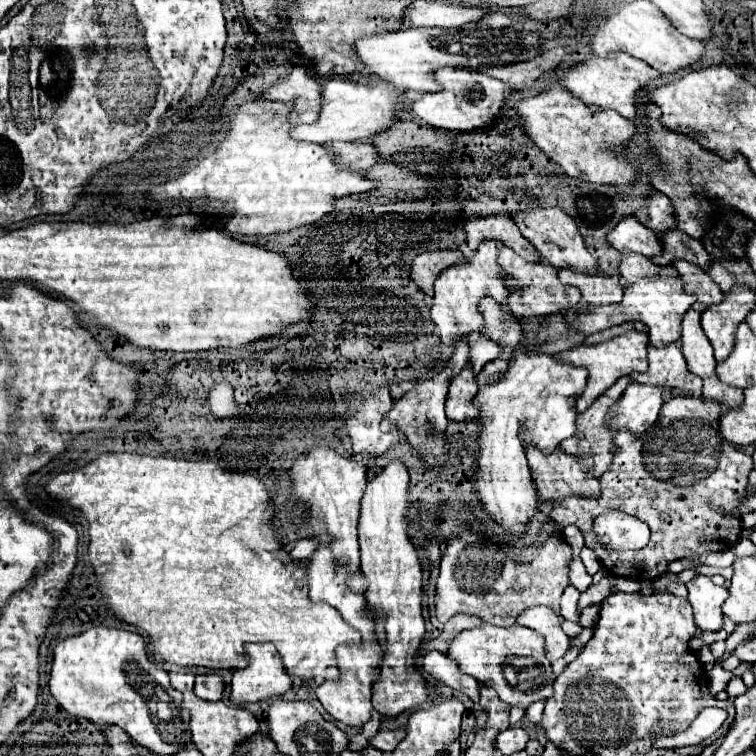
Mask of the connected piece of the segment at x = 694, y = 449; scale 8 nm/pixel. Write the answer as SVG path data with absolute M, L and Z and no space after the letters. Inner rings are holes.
M671 397L671 399L673 401L667 401L663 405L659 419L649 433L643 433L641 437L631 435L629 431L614 433L613 461L605 471L605 475L599 477L599 483L601 483L599 499L571 497L561 503L555 503L551 511L551 519L557 523L559 529L567 525L575 525L581 529L581 533L585 535L587 547L597 553L605 569L611 571L611 575L615 577L653 581L653 579L659 579L663 573L667 573L673 561L683 559L689 553L693 553L693 557L701 557L707 553L731 549L741 537L741 513L737 509L737 503L745 497L747 475L753 469L753 459L743 451L739 451L737 447L729 445L725 437L721 437L719 419L723 415L723 407L719 403L713 403L713 401L703 403L703 399L695 399L695 397ZM613 509L633 515L649 525L651 541L647 543L645 549L617 553L617 551L607 551L595 541L593 519Z

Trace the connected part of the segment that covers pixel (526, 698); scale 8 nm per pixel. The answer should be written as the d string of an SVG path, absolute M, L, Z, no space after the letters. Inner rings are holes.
M485 623L483 627L471 629L471 631L461 631L449 645L447 657L455 659L459 663L461 673L467 673L471 677L475 677L479 683L489 685L497 691L497 695L501 697L501 701L505 701L509 707L521 707L527 709L531 703L535 701L545 701L551 697L553 689L531 689L527 693L517 691L515 687L511 687L503 675L503 667L505 667L505 659L507 657L545 657L545 649L543 649L543 639L539 637L537 631L527 629L527 627L495 627L491 623Z

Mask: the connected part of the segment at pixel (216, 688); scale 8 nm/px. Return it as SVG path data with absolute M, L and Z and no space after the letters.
M197 675L195 677L195 695L207 701L217 701L223 697L223 681L219 675Z

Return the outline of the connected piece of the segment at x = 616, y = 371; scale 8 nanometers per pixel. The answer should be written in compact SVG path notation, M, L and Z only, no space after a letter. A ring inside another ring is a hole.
M635 329L627 331L625 335L621 337L615 337L607 343L601 343L601 345L595 345L595 347L587 347L587 345L581 345L577 349L569 349L569 351L561 351L561 353L555 353L553 357L557 357L557 361L561 363L571 363L571 365L577 365L577 367L585 367L587 369L587 387L585 391L581 393L581 397L577 399L577 413L585 413L585 409L605 391L609 389L609 385L613 385L617 379L621 377L627 377L635 371L645 371L647 369L647 333L637 333Z

